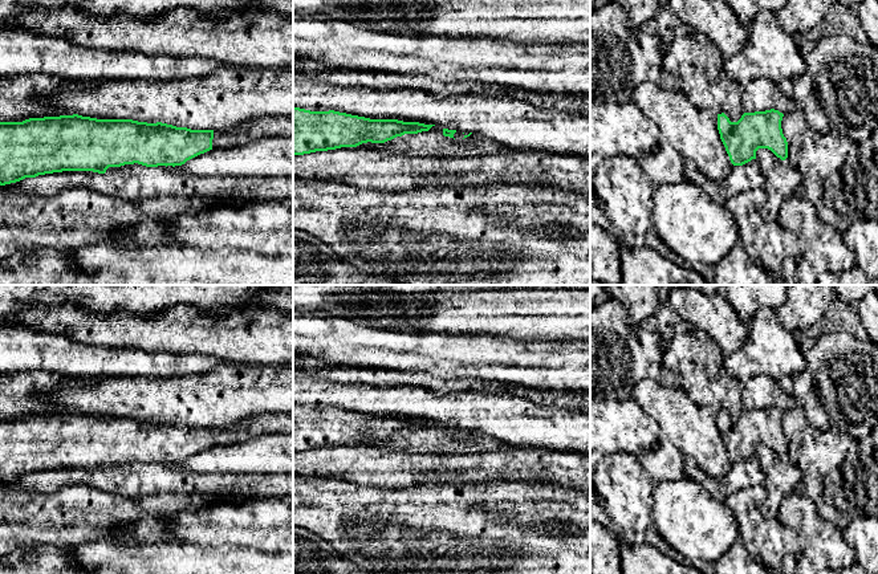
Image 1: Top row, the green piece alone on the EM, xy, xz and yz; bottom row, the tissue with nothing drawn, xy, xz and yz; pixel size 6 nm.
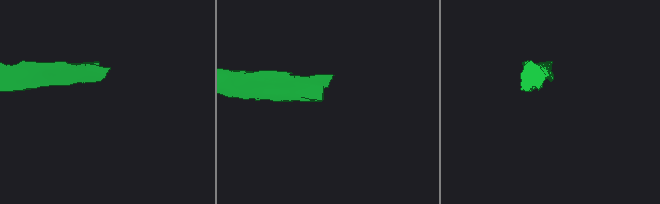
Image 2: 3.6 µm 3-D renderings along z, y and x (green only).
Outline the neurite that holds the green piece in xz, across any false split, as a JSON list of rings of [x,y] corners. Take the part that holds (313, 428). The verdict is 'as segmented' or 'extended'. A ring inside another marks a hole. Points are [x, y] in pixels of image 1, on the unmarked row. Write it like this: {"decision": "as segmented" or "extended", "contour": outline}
{"decision": "as segmented", "contour": [[[293,404],[293,452],[357,444],[367,439],[385,440],[405,431],[428,428],[432,423]]]}

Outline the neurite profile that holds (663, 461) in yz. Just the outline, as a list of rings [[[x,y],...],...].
[[[664,436],[639,461],[653,483],[678,481],[684,476],[684,455]]]

